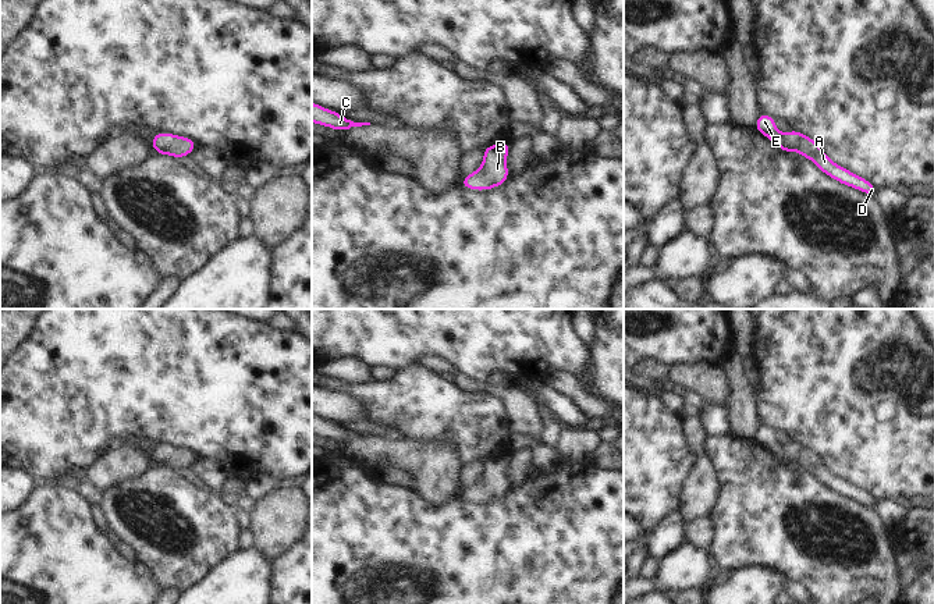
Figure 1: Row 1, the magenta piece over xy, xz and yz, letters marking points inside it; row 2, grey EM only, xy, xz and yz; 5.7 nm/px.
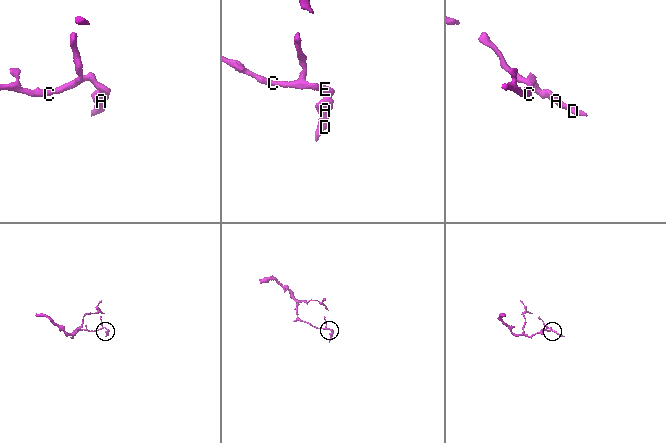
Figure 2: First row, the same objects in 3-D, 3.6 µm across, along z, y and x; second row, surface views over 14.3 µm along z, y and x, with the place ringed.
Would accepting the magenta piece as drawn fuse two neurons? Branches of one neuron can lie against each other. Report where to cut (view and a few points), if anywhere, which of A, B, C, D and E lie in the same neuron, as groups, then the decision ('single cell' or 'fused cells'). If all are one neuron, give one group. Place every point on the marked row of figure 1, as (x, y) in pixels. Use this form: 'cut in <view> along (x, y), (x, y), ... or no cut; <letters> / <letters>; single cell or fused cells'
no cut; A B C D E; single cell

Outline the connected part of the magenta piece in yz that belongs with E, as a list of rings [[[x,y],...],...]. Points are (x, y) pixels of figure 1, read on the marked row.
[[[760,113],[754,129],[775,143],[785,154],[796,150],[800,157],[809,159],[827,177],[838,181],[842,185],[855,188],[866,195],[874,196],[877,186],[866,178],[849,171],[844,166],[834,163],[823,150],[823,148],[810,136],[803,135],[796,129],[779,132],[775,127],[775,117]]]

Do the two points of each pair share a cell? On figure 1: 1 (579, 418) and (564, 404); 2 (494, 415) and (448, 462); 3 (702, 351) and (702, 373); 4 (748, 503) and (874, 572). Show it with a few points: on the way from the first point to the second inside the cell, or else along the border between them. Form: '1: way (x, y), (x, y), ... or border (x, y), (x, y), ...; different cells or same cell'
1: way (575, 415), (568, 408); same cell
2: border (429, 439), (451, 441), (465, 462); different cells
3: border (670, 365), (714, 363), (725, 368); different cells
4: way (780, 533), (805, 557), (821, 564), (842, 567); same cell

